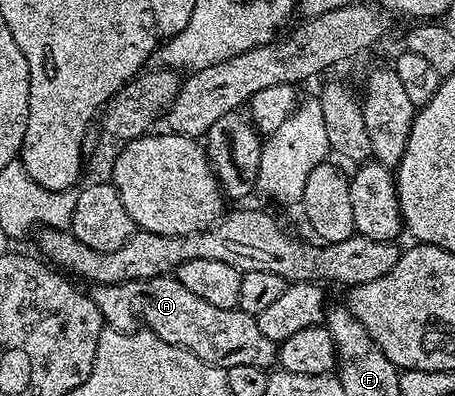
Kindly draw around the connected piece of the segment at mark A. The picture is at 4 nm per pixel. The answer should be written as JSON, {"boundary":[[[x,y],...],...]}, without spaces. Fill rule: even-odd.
{"boundary":[[[176,275],[94,285],[89,295],[110,327],[132,331],[144,325],[148,331],[163,338],[163,342],[171,342],[216,368],[259,366],[269,370],[277,364],[278,345],[273,344],[263,330],[259,330],[257,317],[238,307],[223,310],[223,306],[211,306],[211,302],[191,294],[191,290],[187,290]],[[141,320],[145,324],[141,324]]]}

